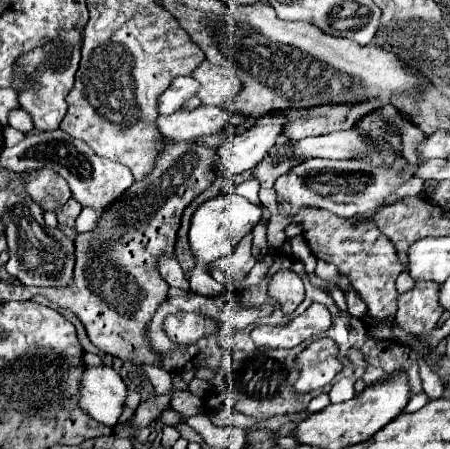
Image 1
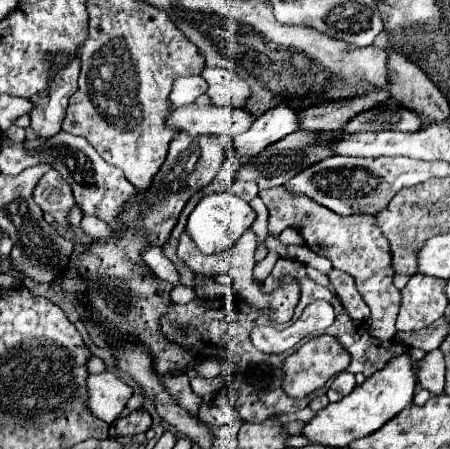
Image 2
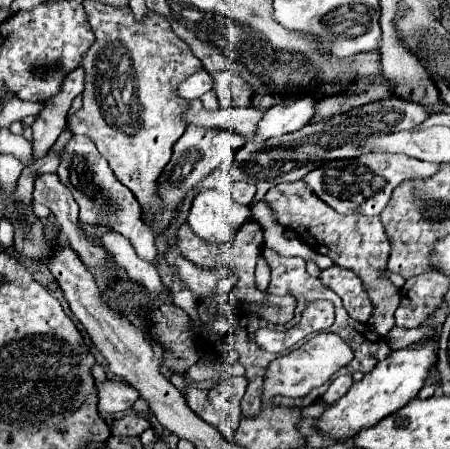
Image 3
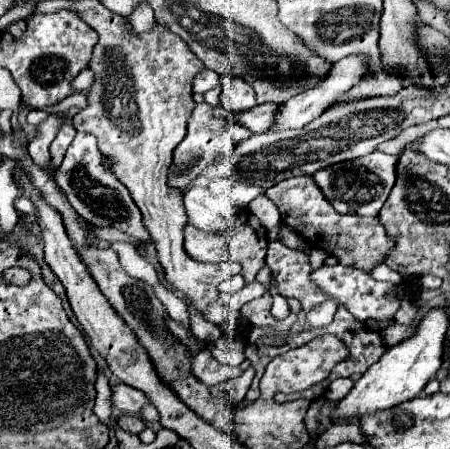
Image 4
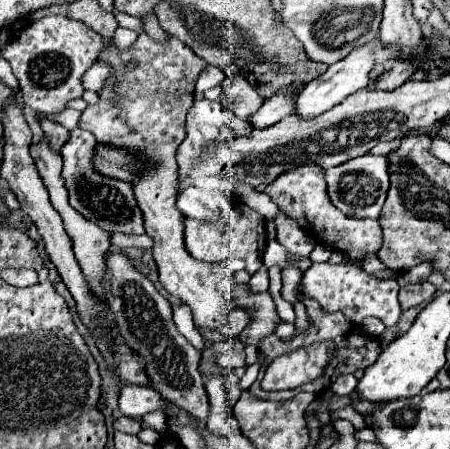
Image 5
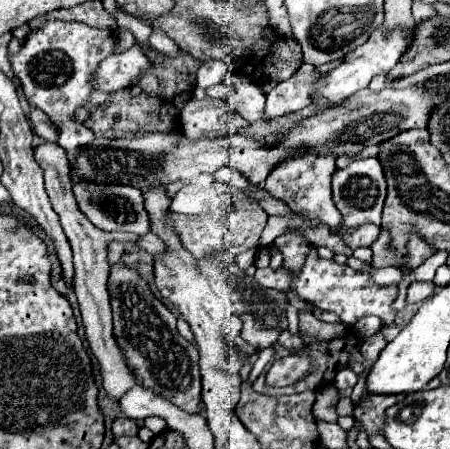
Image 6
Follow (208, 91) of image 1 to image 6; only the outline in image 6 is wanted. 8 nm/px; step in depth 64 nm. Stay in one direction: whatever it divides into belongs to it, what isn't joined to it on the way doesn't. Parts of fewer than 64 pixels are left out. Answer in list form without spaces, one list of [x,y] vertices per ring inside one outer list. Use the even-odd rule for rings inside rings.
[[[228,74],[224,82],[230,86],[228,102],[234,106],[234,110],[248,122],[260,120],[264,114],[264,92],[246,76]]]

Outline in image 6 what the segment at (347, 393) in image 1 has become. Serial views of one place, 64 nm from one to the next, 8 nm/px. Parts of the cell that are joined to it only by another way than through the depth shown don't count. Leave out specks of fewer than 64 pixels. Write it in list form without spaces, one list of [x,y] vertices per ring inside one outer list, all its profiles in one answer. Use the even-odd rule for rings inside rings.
[[[346,368],[346,370],[340,370],[338,374],[336,374],[336,378],[334,378],[334,386],[336,386],[336,390],[348,390],[348,388],[352,388],[354,384],[356,384],[356,380],[358,380],[358,376],[350,370],[350,368]]]

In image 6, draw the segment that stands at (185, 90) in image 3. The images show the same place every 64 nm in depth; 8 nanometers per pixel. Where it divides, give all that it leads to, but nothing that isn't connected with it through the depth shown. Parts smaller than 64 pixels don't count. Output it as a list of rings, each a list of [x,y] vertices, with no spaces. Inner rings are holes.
[[[210,60],[210,62],[204,62],[196,74],[198,78],[198,86],[200,88],[208,88],[208,86],[214,86],[214,84],[220,84],[224,80],[224,76],[228,74],[228,66],[222,62],[222,60]]]

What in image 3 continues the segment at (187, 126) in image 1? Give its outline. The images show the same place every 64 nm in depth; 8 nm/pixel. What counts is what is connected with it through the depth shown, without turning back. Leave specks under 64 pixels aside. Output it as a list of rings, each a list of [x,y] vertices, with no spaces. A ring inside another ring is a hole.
[[[196,98],[188,104],[188,110],[182,114],[186,124],[194,124],[200,128],[216,128],[230,130],[240,136],[250,136],[252,128],[256,128],[256,120],[260,120],[264,112],[258,108],[218,108],[204,110],[202,102]]]

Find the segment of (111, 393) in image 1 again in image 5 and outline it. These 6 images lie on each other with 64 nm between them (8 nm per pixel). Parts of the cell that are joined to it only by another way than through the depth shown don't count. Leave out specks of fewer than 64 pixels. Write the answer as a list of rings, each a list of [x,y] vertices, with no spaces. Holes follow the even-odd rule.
[[[126,384],[126,386],[120,388],[118,406],[120,406],[120,412],[124,416],[136,418],[136,420],[140,420],[146,412],[164,410],[164,402],[160,400],[156,390],[140,388],[140,386],[134,386],[134,384]]]

